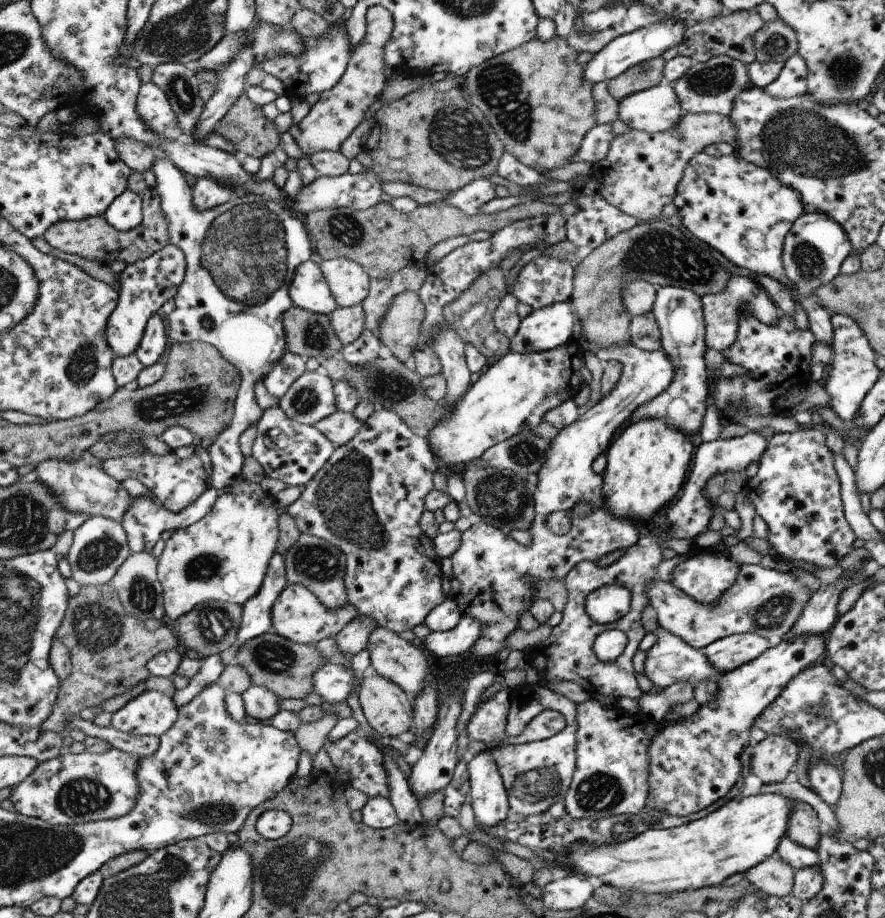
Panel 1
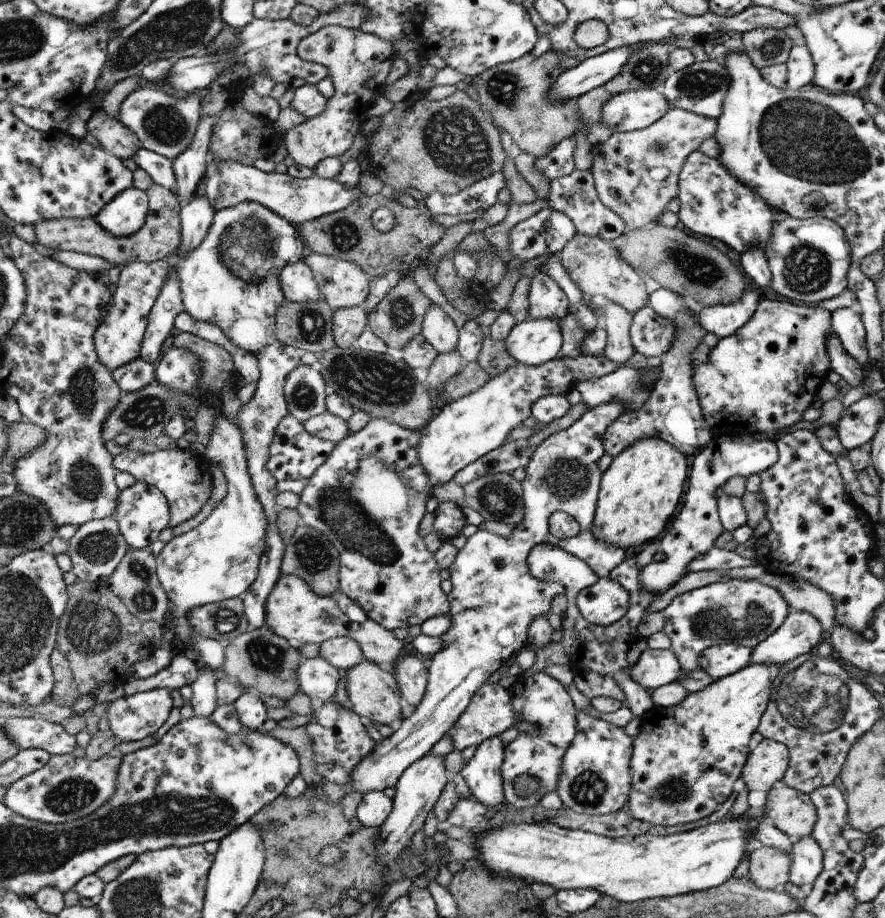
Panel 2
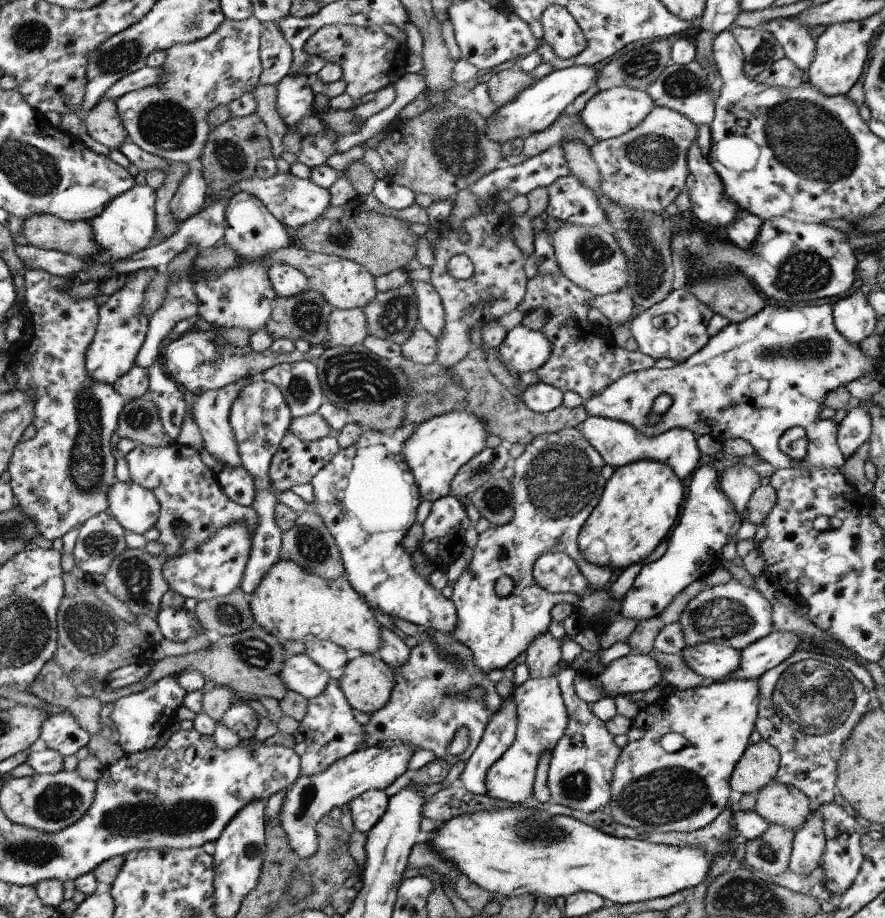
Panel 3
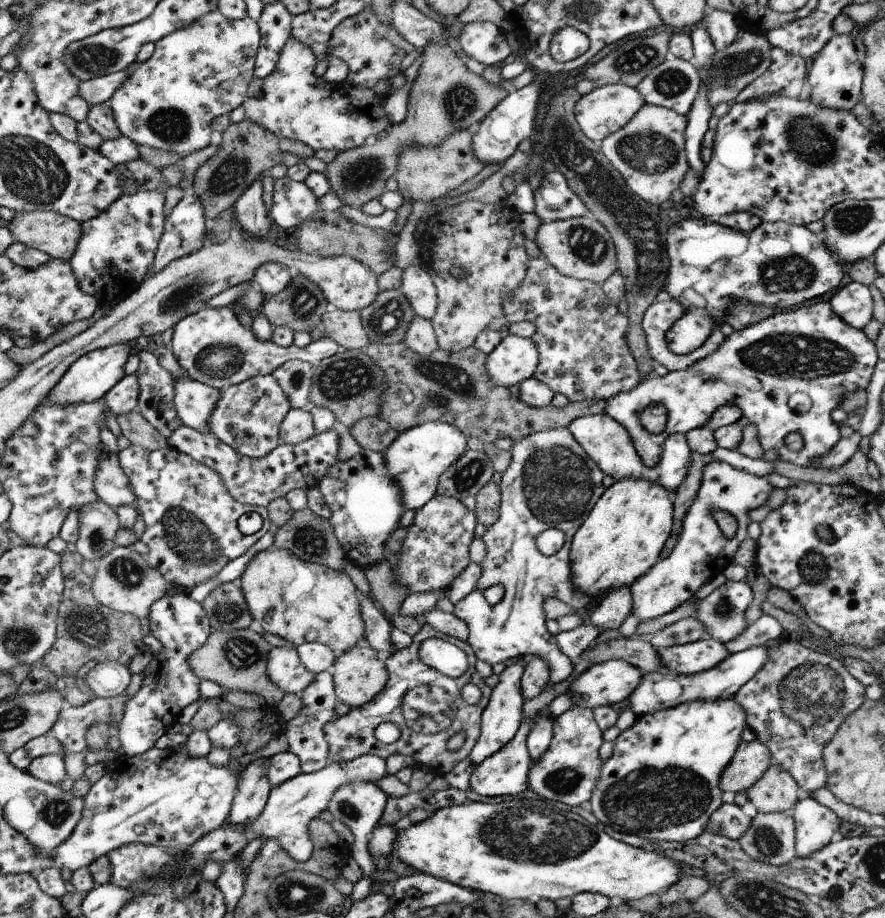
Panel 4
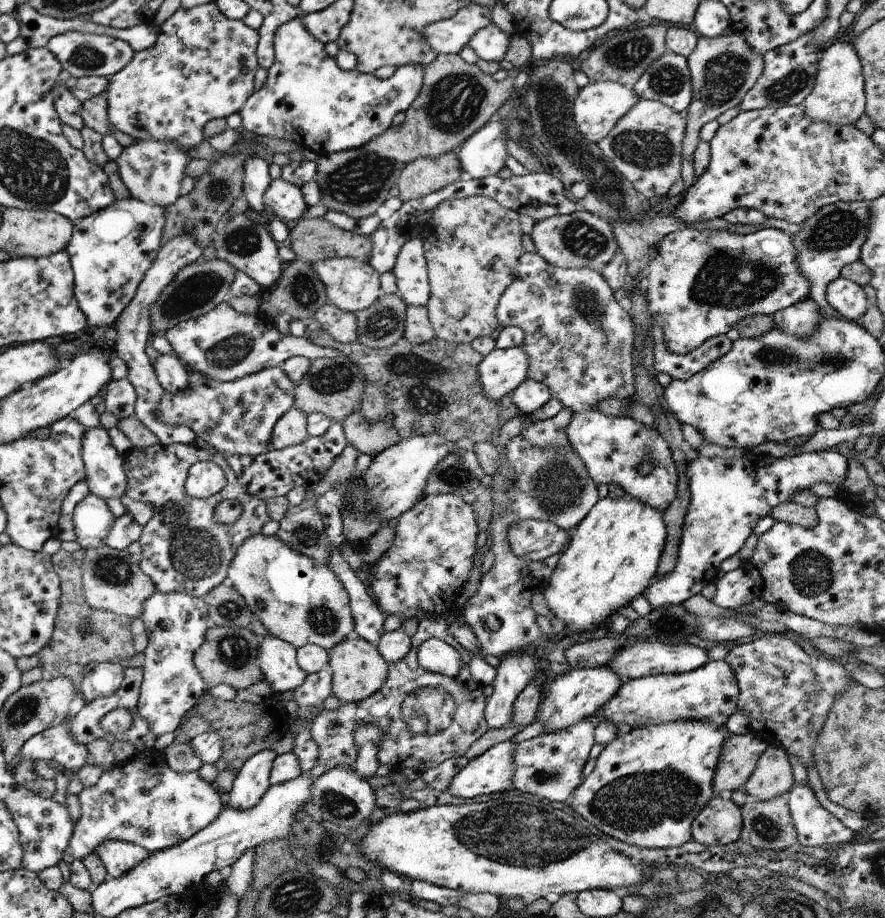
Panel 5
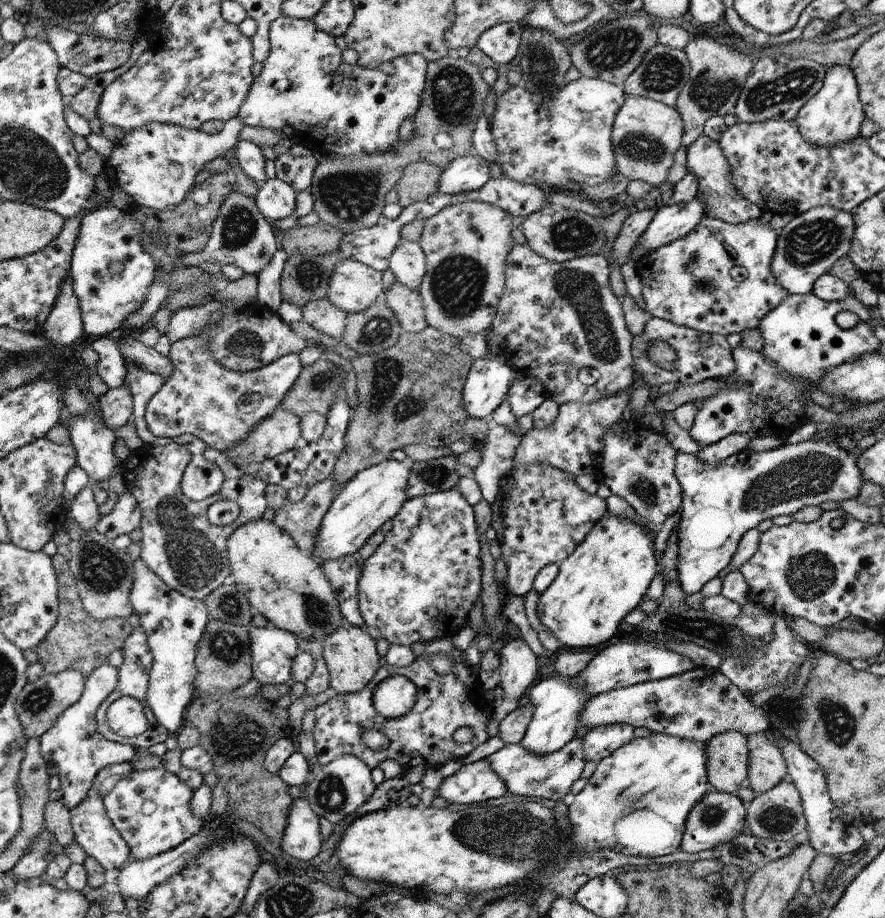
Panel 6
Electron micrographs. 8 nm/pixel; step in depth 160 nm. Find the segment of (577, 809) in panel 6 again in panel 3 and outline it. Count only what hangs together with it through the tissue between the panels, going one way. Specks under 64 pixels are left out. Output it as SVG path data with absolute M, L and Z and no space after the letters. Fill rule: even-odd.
M728 679L722 682L709 681L708 683L700 684L700 686L691 689L673 690L671 694L661 698L661 700L656 701L654 704L646 705L640 709L631 720L630 729L626 733L628 743L621 748L618 766L616 766L614 777L612 777L611 780L611 801L608 802L607 805L600 807L599 810L610 813L614 821L624 826L635 828L639 830L640 833L669 833L670 831L687 833L708 826L727 807L731 790L729 780L736 763L740 760L742 754L744 754L745 748L750 744L750 734L754 732L756 719L758 718L758 705L759 688L757 679ZM672 731L678 731L680 736L686 738L688 744L679 751L668 753L661 748L660 739L664 734L668 734L668 732Z

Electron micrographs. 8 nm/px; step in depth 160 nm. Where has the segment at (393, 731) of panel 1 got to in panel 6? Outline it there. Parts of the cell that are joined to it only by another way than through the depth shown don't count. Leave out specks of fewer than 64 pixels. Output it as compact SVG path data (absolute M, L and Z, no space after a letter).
M352 625L348 628L340 626L338 630L334 630L330 636L326 637L322 644L322 654L330 678L330 691L335 694L354 694L364 690L383 665L380 661L378 643L364 628Z

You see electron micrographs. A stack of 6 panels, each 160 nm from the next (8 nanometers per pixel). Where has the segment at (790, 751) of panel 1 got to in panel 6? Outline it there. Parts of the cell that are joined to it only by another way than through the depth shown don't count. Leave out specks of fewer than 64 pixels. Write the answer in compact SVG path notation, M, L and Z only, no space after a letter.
M727 731L708 741L708 782L711 788L734 794L745 786L748 776L748 738L737 731Z

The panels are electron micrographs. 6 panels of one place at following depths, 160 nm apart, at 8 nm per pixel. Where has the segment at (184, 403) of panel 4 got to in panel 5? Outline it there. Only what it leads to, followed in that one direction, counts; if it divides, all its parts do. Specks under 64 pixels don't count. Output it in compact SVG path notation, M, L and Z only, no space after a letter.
M173 352L161 354L151 361L158 382L165 392L176 394L188 386L190 382L188 368Z

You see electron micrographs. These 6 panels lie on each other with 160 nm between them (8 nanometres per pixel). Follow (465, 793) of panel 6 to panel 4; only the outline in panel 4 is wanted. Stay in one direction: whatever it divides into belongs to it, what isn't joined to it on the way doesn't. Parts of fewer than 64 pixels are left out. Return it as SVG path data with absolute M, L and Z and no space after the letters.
M534 719L527 723L524 722L520 726L519 732L507 745L504 745L498 753L488 757L482 765L476 768L470 780L472 792L484 796L484 798L488 798L488 796L496 798L496 796L514 796L529 788L528 775L530 774L532 758L527 745L527 738L534 723Z

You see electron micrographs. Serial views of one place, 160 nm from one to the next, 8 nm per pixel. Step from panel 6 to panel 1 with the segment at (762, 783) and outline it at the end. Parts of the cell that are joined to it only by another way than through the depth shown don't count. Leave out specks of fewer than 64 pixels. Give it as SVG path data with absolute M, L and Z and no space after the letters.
M796 801L787 819L786 836L805 847L812 848L819 843L824 826L811 804Z

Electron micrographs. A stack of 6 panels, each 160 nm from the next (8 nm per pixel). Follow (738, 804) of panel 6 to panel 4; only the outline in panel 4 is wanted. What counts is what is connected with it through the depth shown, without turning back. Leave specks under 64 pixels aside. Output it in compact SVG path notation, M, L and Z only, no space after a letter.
M722 803L711 815L705 830L732 840L739 840L752 822L735 803Z

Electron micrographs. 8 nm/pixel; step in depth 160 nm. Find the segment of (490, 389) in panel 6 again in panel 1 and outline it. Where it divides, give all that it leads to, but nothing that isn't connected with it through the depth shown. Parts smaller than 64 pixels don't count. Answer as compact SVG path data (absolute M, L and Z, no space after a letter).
M556 303L533 310L521 320L509 348L520 354L558 349L572 340L572 328L577 321L571 303Z

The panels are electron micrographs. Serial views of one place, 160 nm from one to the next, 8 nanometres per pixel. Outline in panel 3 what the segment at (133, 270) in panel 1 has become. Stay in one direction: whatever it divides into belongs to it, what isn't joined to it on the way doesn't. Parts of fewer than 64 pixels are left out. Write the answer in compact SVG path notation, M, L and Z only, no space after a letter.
M144 269L129 274L132 278L117 292L103 298L104 304L100 307L100 324L95 336L95 342L86 352L86 367L89 376L97 383L115 384L120 377L123 377L135 364L139 350L146 342L149 320L143 315L143 300L146 294L148 283L155 277L156 269Z

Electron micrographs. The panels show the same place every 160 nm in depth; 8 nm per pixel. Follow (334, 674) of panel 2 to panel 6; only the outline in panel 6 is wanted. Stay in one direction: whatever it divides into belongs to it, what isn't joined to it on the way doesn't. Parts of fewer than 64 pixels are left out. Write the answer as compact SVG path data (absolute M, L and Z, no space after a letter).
M274 626L249 627L251 657L254 658L254 679L266 684L290 684L292 664L301 650L292 632L278 630Z

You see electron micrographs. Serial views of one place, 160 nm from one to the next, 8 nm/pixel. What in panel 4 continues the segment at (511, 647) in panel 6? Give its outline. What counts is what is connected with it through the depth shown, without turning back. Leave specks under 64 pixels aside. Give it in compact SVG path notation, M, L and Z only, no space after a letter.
M520 664L507 666L499 676L498 684L493 688L489 703L486 705L481 716L481 733L470 751L470 754L461 760L449 773L444 774L444 778L449 782L449 786L461 791L471 788L471 776L476 768L483 764L488 757L499 752L504 745L507 745L515 734L519 732L520 720L522 720L522 674L524 668Z

